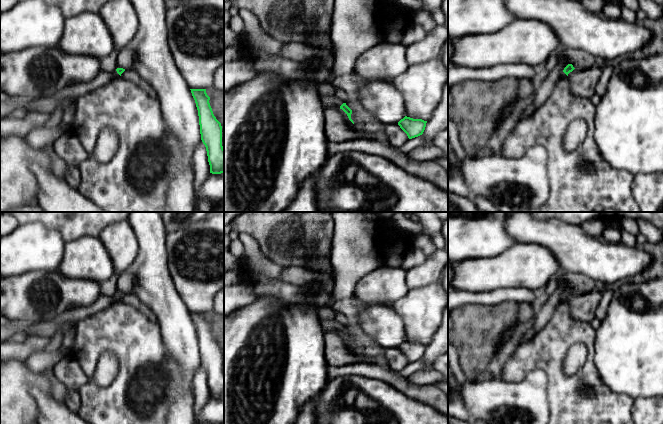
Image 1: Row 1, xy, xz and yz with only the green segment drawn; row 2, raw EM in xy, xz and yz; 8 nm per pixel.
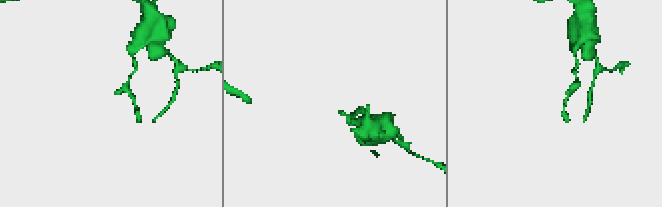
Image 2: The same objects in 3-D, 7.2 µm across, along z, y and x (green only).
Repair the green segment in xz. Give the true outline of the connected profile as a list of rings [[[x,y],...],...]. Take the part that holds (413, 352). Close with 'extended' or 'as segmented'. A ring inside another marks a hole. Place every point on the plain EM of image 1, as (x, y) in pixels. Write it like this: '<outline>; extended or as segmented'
[[[405,340],[398,346],[400,352],[407,358],[409,363],[423,358],[427,345],[422,343],[413,343]]]; as segmented

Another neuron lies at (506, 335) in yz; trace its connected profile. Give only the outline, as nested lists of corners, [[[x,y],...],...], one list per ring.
[[[514,327],[507,329],[505,332],[502,333],[500,338],[496,341],[495,344],[499,344],[501,346],[501,350],[505,347],[506,343],[510,339],[513,333]]]

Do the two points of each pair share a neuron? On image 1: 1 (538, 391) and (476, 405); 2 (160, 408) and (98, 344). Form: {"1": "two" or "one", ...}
{"1": "one", "2": "one"}

